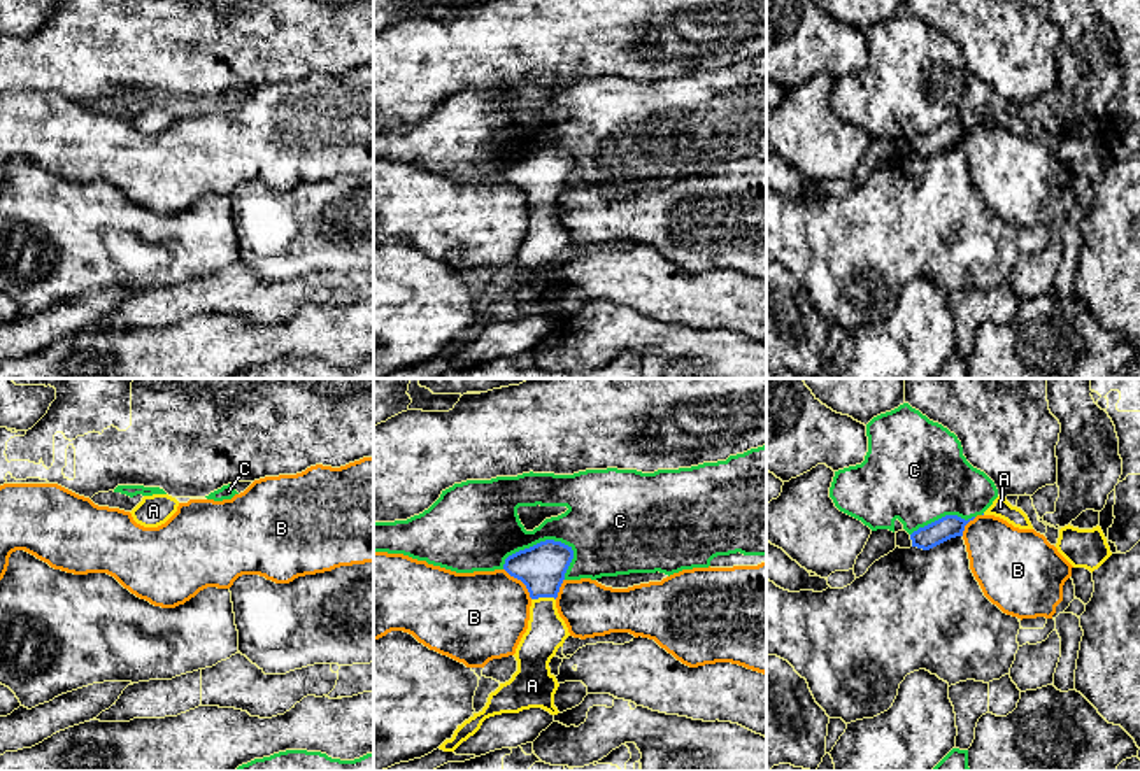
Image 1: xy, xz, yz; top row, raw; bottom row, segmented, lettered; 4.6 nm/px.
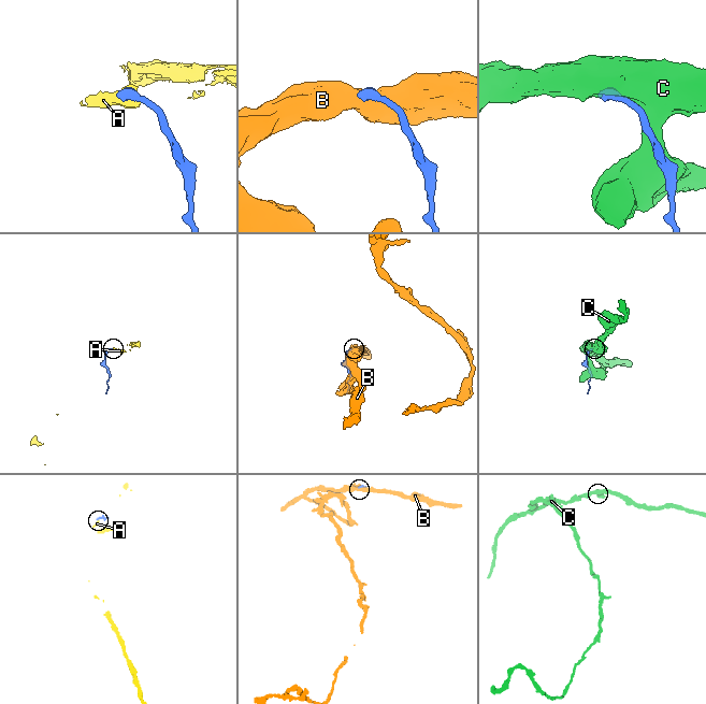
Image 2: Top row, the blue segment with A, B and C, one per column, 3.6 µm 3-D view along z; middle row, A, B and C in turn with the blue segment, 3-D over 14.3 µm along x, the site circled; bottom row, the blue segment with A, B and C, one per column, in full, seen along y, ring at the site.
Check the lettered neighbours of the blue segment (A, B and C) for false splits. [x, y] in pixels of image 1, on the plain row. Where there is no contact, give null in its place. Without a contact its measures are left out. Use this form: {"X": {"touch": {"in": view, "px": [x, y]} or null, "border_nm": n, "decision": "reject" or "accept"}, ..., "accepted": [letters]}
{"A": {"touch": {"in": "xz", "px": [542, 204]}, "border_nm": 110, "decision": "accept"}, "B": {"touch": {"in": "xz", "px": [521, 188]}, "border_nm": 190, "decision": "reject"}, "C": {"touch": {"in": "xz", "px": [537, 151]}, "border_nm": 340, "decision": "reject"}, "accepted": ["A"]}

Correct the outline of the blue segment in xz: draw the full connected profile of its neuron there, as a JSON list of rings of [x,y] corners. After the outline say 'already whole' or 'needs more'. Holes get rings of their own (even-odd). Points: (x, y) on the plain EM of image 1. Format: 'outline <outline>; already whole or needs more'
outline [[[554,147],[540,149],[505,166],[503,177],[521,187],[531,205],[528,237],[514,261],[517,279],[489,301],[479,321],[458,333],[452,345],[438,354],[440,357],[454,359],[481,336],[486,326],[495,322],[519,321],[530,315],[542,315],[551,322],[559,321],[554,314],[559,291],[551,280],[549,270],[570,244],[558,221],[556,205],[572,166],[572,154]]]; needs more

